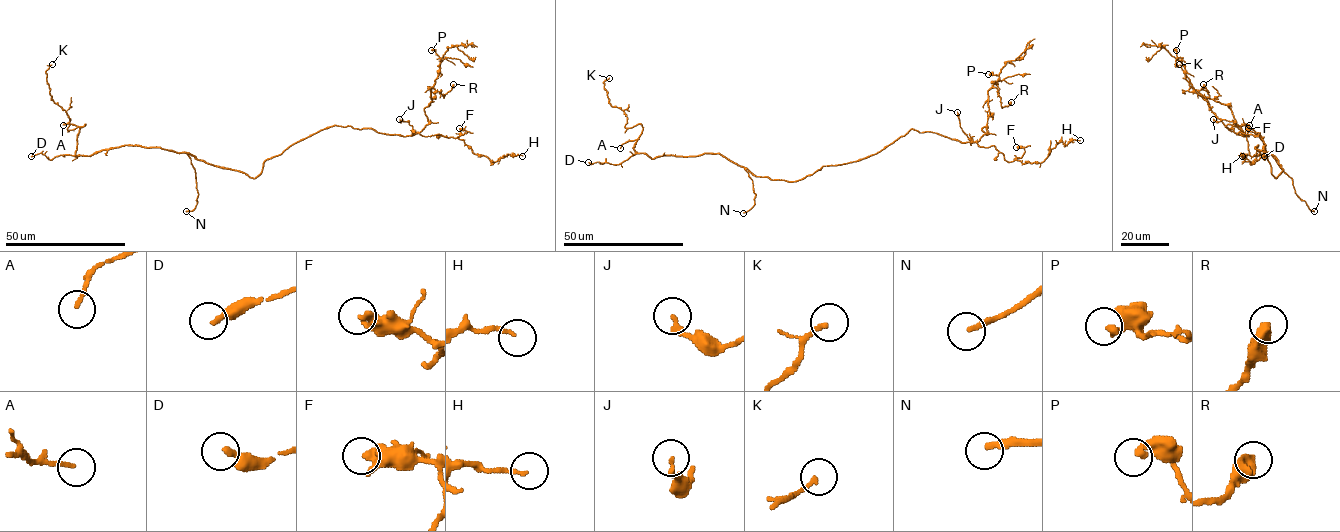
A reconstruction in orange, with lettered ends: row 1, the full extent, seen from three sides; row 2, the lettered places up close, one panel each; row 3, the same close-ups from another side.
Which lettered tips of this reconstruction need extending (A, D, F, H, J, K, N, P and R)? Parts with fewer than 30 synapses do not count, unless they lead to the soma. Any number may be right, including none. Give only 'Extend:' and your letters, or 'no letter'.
Extend: N

